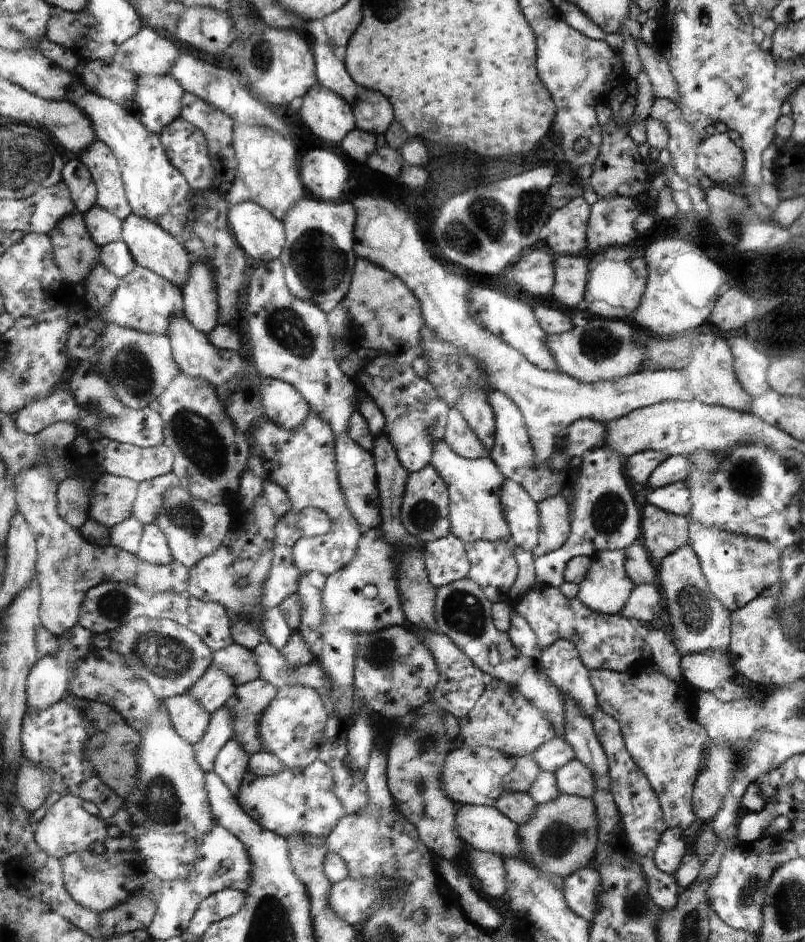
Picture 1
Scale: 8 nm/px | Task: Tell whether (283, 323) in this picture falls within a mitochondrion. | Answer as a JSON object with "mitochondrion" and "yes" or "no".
{"mitochondrion":"yes"}

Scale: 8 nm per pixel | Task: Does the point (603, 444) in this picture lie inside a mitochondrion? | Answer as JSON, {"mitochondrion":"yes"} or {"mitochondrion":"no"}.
{"mitochondrion":"no"}

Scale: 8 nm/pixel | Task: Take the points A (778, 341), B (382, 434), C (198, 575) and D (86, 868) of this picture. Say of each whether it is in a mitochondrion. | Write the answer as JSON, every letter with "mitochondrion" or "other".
{"A":"other","B":"other","C":"other","D":"mitochondrion"}

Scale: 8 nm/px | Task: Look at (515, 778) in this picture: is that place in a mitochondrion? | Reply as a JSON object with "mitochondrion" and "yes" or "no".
{"mitochondrion":"yes"}

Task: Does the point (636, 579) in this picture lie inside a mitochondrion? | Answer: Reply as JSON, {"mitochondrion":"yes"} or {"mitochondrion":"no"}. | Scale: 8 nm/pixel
{"mitochondrion":"no"}

